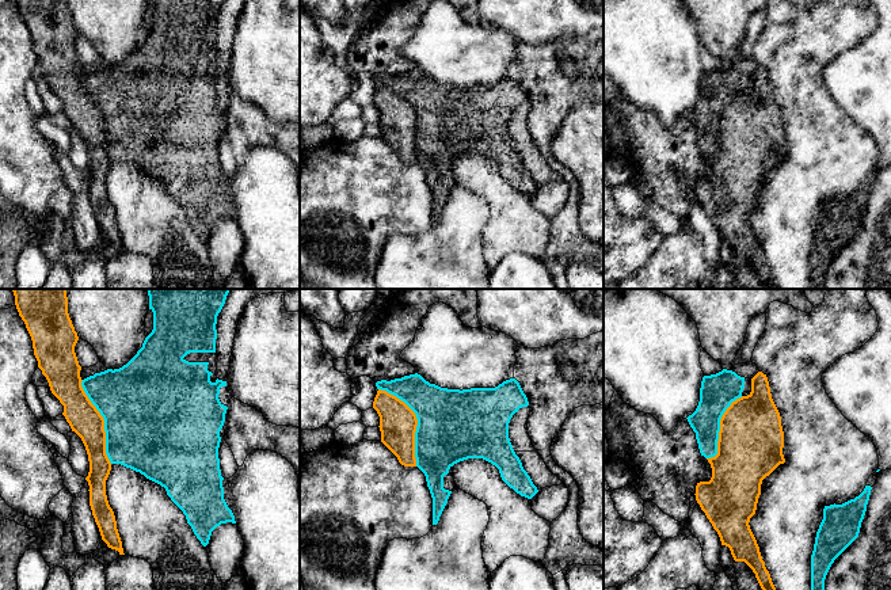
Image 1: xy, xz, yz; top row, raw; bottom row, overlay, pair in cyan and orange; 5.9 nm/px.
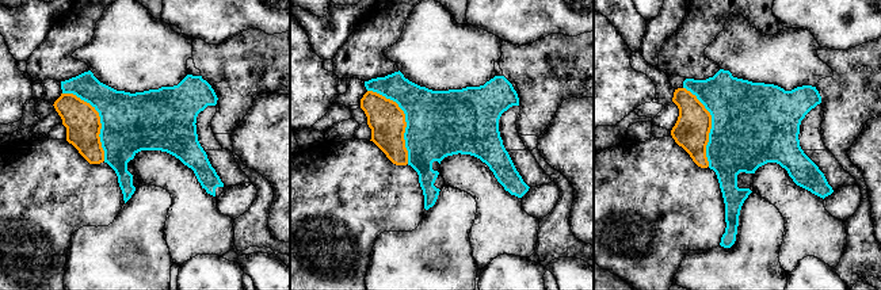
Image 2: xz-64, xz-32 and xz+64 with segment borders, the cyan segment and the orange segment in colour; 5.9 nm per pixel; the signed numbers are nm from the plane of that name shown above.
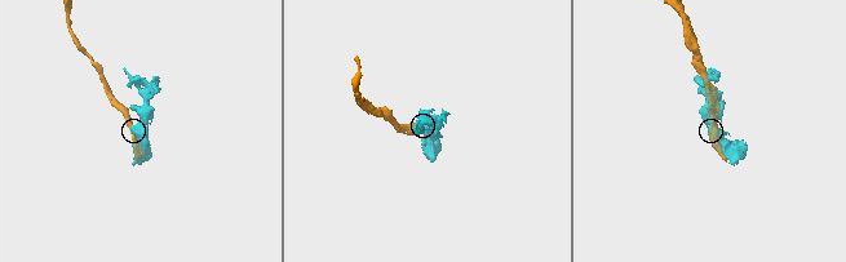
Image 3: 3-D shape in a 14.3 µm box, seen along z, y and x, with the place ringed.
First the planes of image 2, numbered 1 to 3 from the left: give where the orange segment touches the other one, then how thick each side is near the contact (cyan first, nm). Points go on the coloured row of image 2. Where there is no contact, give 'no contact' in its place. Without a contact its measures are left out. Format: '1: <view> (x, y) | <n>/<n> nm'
1: xz-64 (100, 119) | 360/220 nm
2: xz-32 (405, 119) | 400/220 nm
3: xz+64 (712, 125) | 500/220 nm

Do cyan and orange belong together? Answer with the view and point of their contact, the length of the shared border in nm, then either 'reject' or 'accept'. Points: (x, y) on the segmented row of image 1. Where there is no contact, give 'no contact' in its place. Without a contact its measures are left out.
xz (418, 422) | 500 nm | reject

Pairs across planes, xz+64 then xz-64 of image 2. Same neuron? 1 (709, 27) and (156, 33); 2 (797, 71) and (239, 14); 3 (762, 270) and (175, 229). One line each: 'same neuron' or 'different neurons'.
1: different neurons
2: different neurons
3: different neurons

